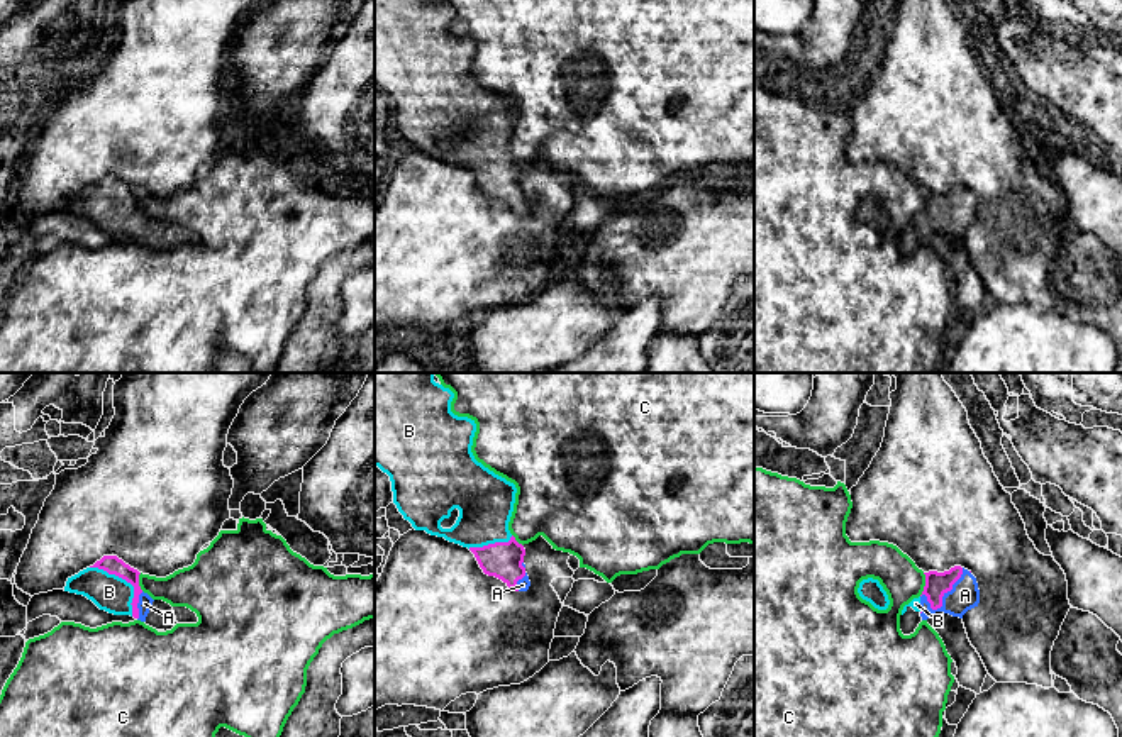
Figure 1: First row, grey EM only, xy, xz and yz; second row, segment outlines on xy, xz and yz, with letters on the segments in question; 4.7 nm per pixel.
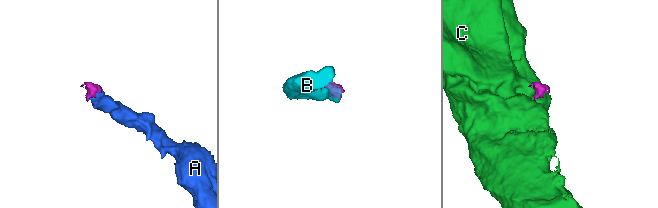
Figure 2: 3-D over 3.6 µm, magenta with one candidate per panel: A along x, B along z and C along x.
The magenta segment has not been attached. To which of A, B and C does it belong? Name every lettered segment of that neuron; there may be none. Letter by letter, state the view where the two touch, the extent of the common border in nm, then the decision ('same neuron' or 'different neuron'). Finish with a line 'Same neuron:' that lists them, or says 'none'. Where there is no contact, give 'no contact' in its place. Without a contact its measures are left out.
A: meets magenta in yz; contact 260 nm long; same neuron
B: meets magenta in xy; contact 320 nm long; same neuron
C: meets magenta in yz; contact 110 nm long; different neuron
Same neuron: A, B

